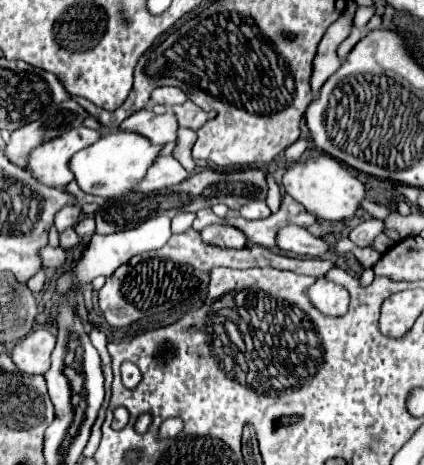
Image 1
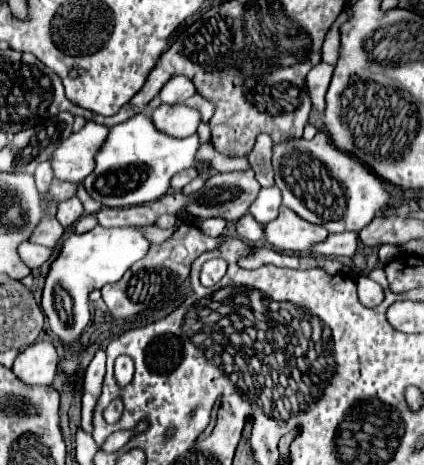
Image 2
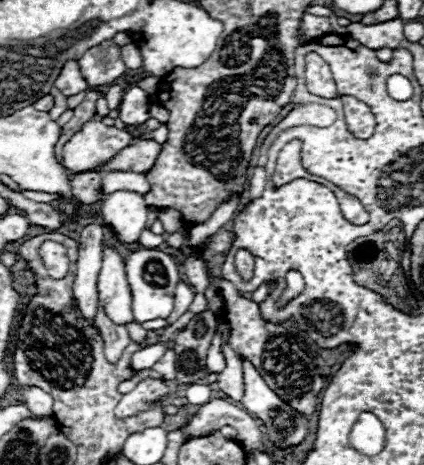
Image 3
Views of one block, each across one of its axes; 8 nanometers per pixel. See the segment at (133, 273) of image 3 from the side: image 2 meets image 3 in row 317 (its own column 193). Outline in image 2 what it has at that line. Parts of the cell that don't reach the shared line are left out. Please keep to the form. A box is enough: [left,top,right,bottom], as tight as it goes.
[84,114,212,208]

